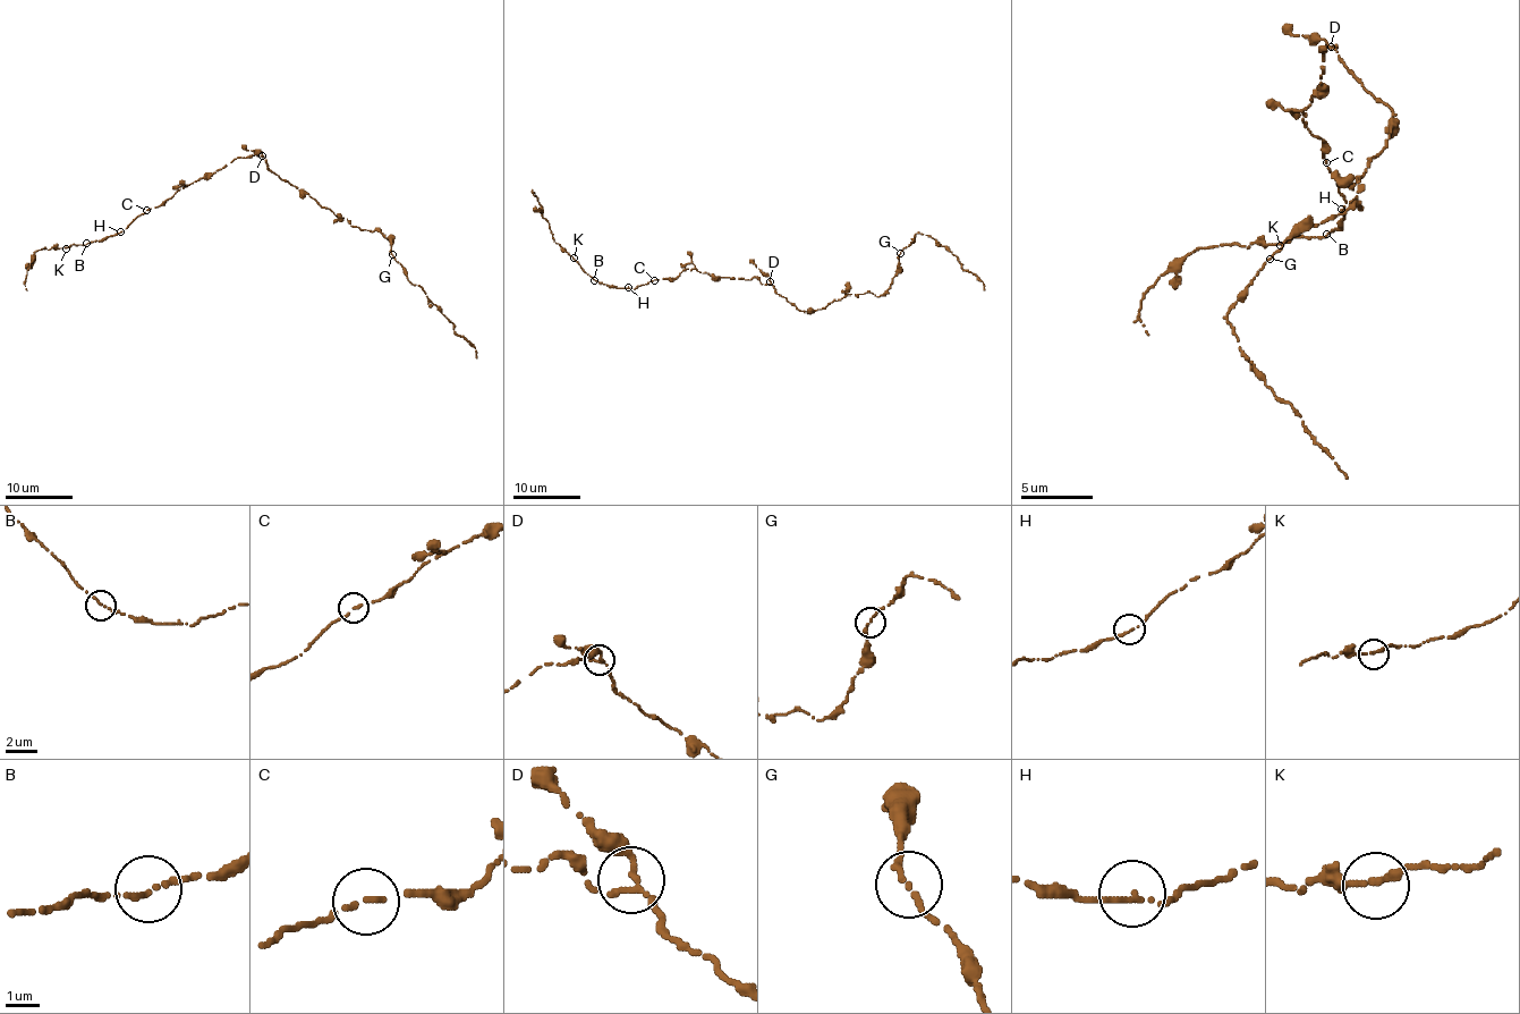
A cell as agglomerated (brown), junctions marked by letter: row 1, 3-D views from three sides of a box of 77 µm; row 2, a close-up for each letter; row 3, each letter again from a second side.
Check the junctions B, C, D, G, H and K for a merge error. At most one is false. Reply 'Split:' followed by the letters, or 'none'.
Split: none

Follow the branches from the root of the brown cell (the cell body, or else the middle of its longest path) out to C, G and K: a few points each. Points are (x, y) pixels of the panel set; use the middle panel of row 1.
C: (773, 287), (756, 277), (712, 277), (695, 268), (685, 268), (674, 278), (654, 280)
G: (773, 287), (781, 297), (806, 312), (825, 309), (848, 294), (871, 292), (879, 297), (891, 285), (901, 253)
K: (773, 287), (756, 277), (712, 277), (685, 268), (674, 278), (618, 288), (594, 280), (574, 258)

